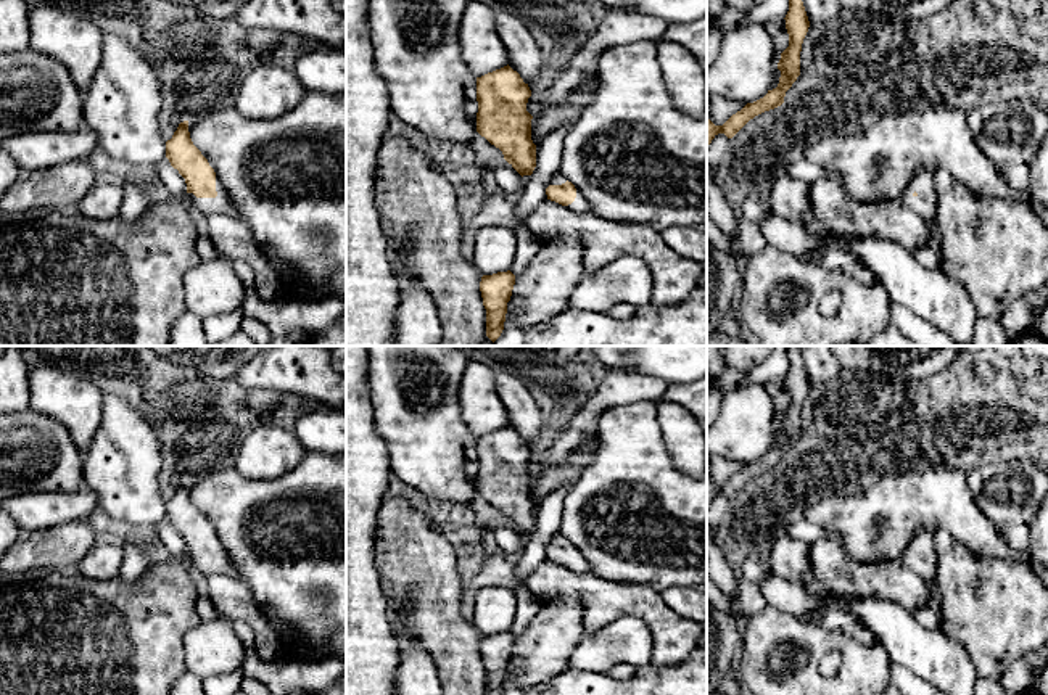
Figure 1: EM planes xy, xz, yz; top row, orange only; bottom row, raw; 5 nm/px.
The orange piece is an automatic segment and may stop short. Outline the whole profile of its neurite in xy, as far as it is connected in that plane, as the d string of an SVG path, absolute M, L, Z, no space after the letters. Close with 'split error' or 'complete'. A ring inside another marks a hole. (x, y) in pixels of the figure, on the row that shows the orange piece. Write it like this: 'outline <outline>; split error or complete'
outline M188 121L180 122L172 138L166 142L166 158L185 179L185 196L193 208L204 216L227 214L241 219L214 169L193 145Z; split error

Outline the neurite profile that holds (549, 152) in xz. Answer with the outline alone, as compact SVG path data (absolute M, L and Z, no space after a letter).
M557 127L546 135L536 146L536 167L523 187L522 198L514 203L515 217L515 259L510 272L518 277L526 265L534 259L541 249L541 243L533 236L526 227L528 214L547 199L546 188L554 174L559 172L559 166L563 154L563 140L567 137L565 127Z

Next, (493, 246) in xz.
M502 225L483 227L475 233L473 264L481 275L510 270L515 259L515 230Z

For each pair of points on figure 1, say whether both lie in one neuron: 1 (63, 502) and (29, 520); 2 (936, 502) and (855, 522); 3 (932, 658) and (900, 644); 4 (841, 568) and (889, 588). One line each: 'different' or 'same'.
1: same
2: same
3: same
4: same

